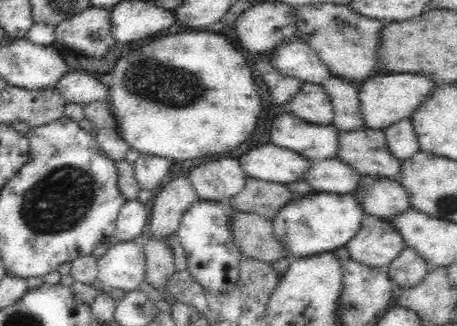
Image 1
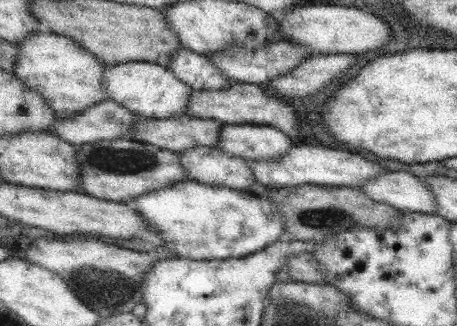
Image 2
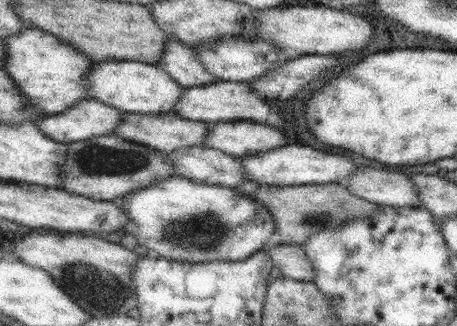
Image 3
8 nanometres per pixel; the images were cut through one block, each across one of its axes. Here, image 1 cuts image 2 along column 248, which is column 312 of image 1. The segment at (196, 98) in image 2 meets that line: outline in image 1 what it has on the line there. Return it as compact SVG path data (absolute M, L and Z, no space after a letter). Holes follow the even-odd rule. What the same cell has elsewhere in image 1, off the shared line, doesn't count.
M310 82L302 84L302 90L294 94L294 98L286 104L286 112L308 124L318 124L318 126L334 124L332 102L324 92L324 88L318 84Z

